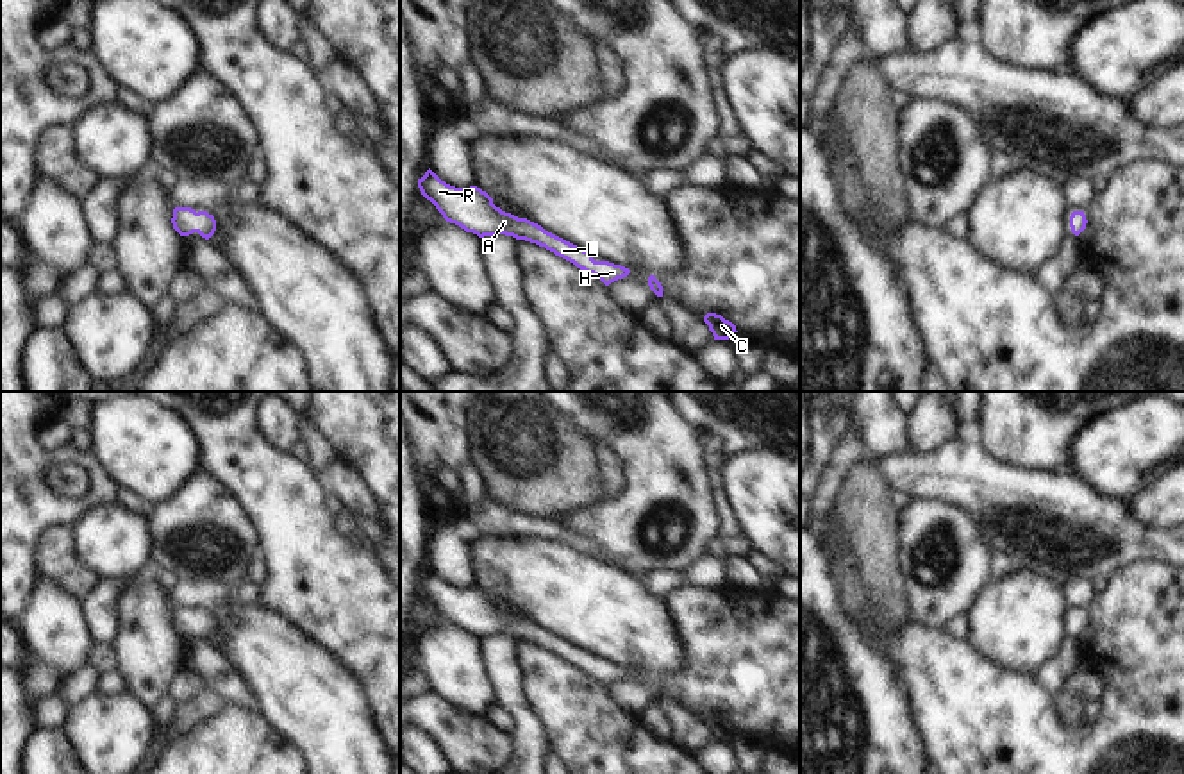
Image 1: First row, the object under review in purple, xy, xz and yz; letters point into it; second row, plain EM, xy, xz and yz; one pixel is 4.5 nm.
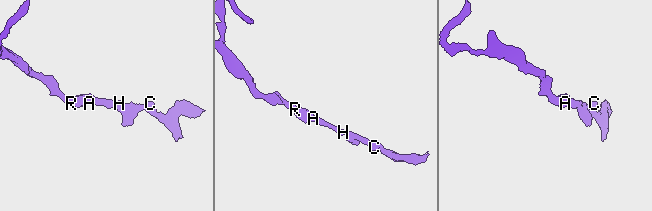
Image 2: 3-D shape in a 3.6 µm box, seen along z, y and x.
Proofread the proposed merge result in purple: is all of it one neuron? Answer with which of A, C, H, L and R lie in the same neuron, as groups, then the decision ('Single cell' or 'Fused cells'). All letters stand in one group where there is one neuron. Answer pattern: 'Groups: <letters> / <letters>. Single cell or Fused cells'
Groups: A C H L R. Single cell

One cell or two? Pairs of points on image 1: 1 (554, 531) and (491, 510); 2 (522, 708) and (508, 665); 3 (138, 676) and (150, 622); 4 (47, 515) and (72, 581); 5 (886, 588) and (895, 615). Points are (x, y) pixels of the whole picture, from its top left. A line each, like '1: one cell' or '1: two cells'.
1: one cell
2: one cell
3: one cell
4: two cells
5: one cell

